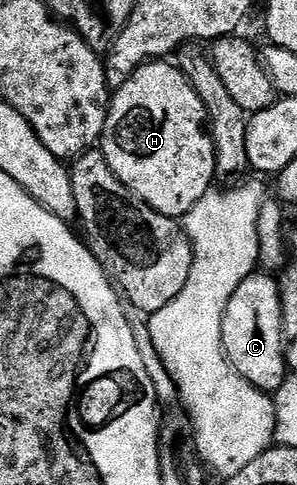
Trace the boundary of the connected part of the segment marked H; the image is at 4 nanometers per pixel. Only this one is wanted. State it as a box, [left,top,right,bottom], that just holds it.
[99,60,217,220]

